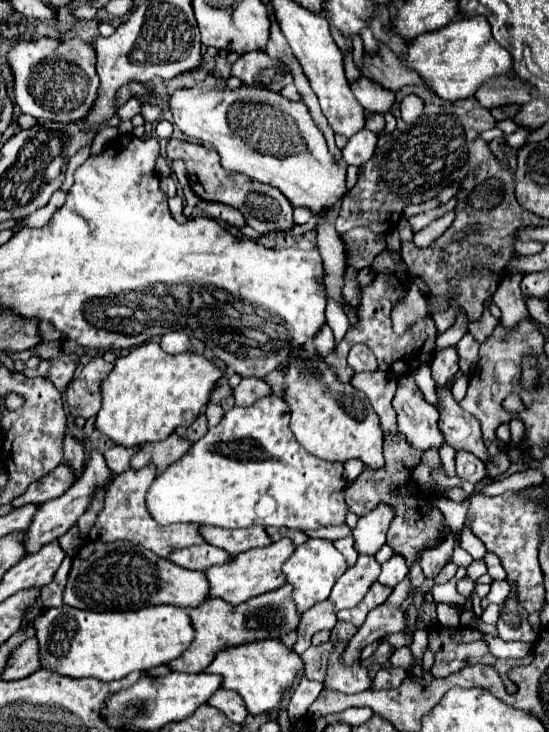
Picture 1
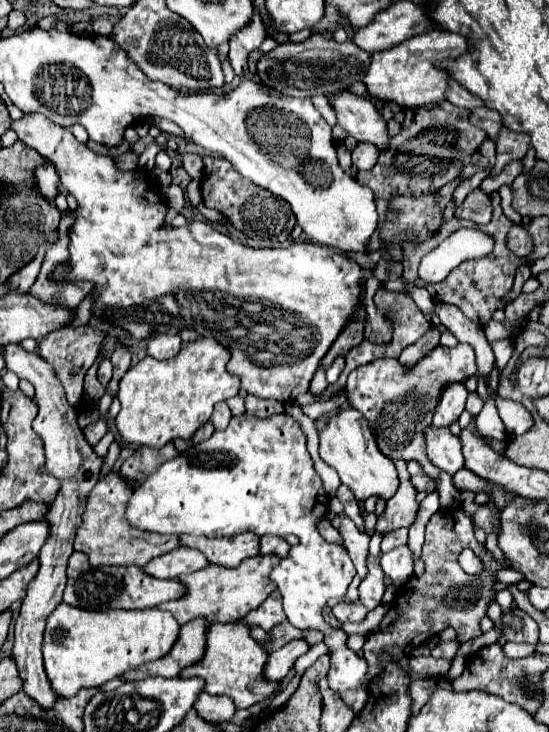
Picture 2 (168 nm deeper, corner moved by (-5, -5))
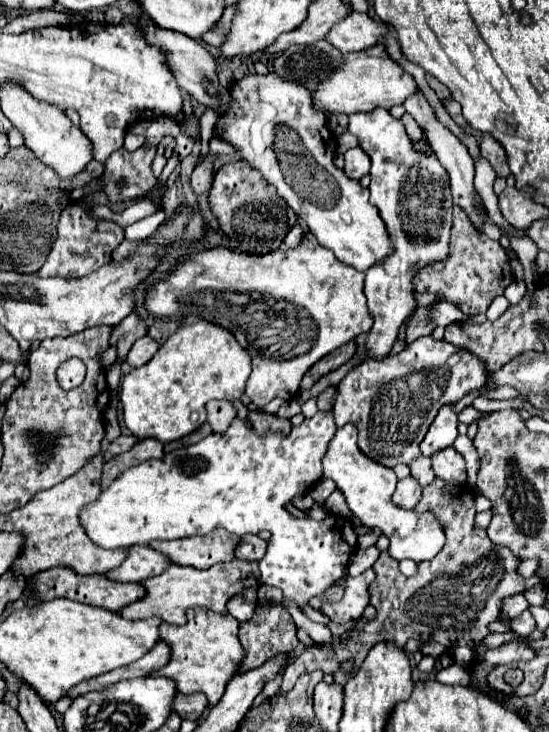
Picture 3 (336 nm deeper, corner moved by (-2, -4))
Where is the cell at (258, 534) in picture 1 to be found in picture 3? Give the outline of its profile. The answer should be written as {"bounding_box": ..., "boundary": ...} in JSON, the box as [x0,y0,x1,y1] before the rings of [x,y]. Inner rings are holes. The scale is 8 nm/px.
{"bounding_box":[149,527,239,567],"boundary":[[[215,527],[209,535],[195,535],[193,539],[175,541],[153,541],[149,547],[161,551],[173,565],[183,563],[205,563],[207,567],[223,561],[231,561],[235,547],[239,543],[237,535],[229,535],[223,527]]]}

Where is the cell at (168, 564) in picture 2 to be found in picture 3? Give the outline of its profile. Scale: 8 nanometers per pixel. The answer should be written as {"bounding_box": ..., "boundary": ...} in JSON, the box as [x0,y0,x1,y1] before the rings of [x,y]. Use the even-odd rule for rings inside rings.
{"bounding_box":[105,545,169,583],"boundary":[[[137,545],[137,547],[129,547],[127,557],[121,563],[121,567],[107,571],[105,577],[111,581],[119,581],[119,583],[139,583],[141,579],[159,575],[161,571],[165,571],[167,565],[169,561],[165,559],[165,555],[149,547]]]}

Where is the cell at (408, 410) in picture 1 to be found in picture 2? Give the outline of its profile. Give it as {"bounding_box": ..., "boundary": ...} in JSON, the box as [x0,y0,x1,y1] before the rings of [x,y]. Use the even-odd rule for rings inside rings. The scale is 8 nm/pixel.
{"bounding_box":[424,426,464,474],"boundary":[[[430,426],[428,432],[424,432],[424,440],[426,440],[426,456],[428,460],[432,460],[434,466],[438,466],[448,474],[456,474],[460,468],[464,468],[462,444],[450,432],[450,428]]]}

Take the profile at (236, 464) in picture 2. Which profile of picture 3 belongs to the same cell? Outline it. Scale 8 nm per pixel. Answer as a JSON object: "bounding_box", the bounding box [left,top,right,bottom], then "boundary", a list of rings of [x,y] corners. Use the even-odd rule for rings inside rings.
{"bounding_box":[81,413,357,607],"boundary":[[[317,413],[315,417],[305,419],[301,425],[293,427],[287,437],[281,437],[279,433],[261,437],[255,429],[247,429],[241,419],[235,419],[227,433],[211,433],[195,445],[175,449],[161,459],[149,459],[137,467],[129,467],[129,471],[123,471],[107,489],[101,491],[97,501],[81,509],[81,527],[85,527],[89,539],[93,539],[93,543],[101,549],[125,549],[131,545],[147,545],[155,539],[171,541],[205,535],[217,525],[223,525],[229,533],[239,537],[245,533],[269,531],[271,539],[267,541],[267,551],[259,561],[261,581],[265,585],[279,587],[285,597],[293,599],[301,607],[313,595],[323,593],[345,575],[349,557],[357,547],[357,533],[345,517],[329,515],[325,521],[313,521],[291,517],[285,511],[285,503],[307,493],[315,481],[323,477],[321,459],[325,457],[336,431],[333,413]]]}

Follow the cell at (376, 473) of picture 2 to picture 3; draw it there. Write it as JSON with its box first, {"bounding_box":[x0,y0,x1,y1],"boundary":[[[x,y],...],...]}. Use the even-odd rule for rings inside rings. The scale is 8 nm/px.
{"bounding_box":[323,423,445,563],"boundary":[[[351,423],[343,429],[337,429],[335,437],[329,443],[327,455],[323,457],[323,475],[333,479],[341,493],[347,499],[349,509],[365,523],[375,525],[381,529],[383,535],[389,537],[389,555],[397,561],[401,559],[413,559],[417,563],[433,559],[441,547],[445,545],[445,533],[439,523],[439,519],[431,513],[417,513],[417,511],[405,511],[397,507],[391,497],[395,491],[395,473],[389,467],[383,467],[369,457],[365,457],[357,447],[357,427]]]}

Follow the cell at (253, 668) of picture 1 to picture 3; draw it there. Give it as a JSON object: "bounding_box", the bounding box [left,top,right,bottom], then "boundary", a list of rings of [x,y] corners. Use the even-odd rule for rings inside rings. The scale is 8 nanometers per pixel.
{"bounding_box":[151,607,245,707],"boundary":[[[199,607],[187,611],[187,623],[181,627],[161,623],[161,641],[169,645],[171,659],[165,667],[157,669],[157,673],[151,675],[173,679],[179,693],[201,691],[207,695],[211,707],[217,705],[217,701],[223,697],[225,685],[237,673],[239,663],[245,657],[245,651],[237,639],[237,627],[239,621],[233,619],[229,613],[213,613]]]}

